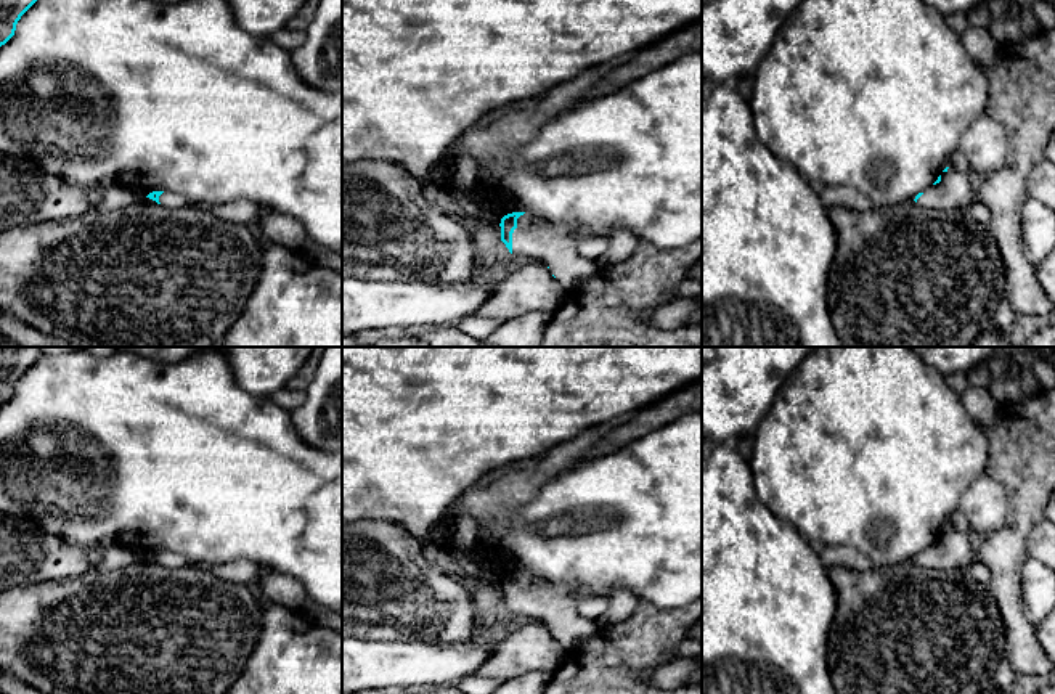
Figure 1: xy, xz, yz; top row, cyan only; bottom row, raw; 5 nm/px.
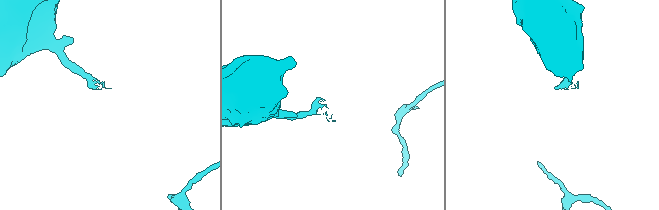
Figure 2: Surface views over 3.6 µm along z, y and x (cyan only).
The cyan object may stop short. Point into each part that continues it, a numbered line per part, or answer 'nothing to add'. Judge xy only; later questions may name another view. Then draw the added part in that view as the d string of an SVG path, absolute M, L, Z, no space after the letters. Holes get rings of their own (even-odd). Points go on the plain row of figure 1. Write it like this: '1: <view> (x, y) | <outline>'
1: xy (167, 558) | M164 551L159 556L159 562L165 567L181 567L181 565L189 564L183 556L172 551Z

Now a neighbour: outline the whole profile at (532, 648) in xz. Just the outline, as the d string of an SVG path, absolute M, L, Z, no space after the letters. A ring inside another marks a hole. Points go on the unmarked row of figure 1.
M530 623L499 641L474 675L509 680L528 672L554 673L567 655L546 625Z

